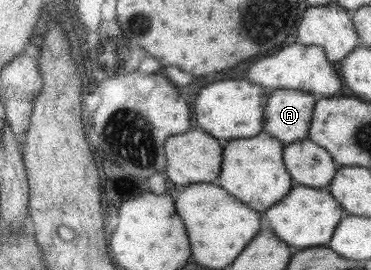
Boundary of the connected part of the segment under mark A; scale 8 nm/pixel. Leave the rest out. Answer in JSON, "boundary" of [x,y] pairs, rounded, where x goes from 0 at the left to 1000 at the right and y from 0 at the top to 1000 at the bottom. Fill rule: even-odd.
{"boundary":[[[728,337],[712,393],[712,485],[763,537],[814,515],[830,493],[852,359],[822,337]]]}

